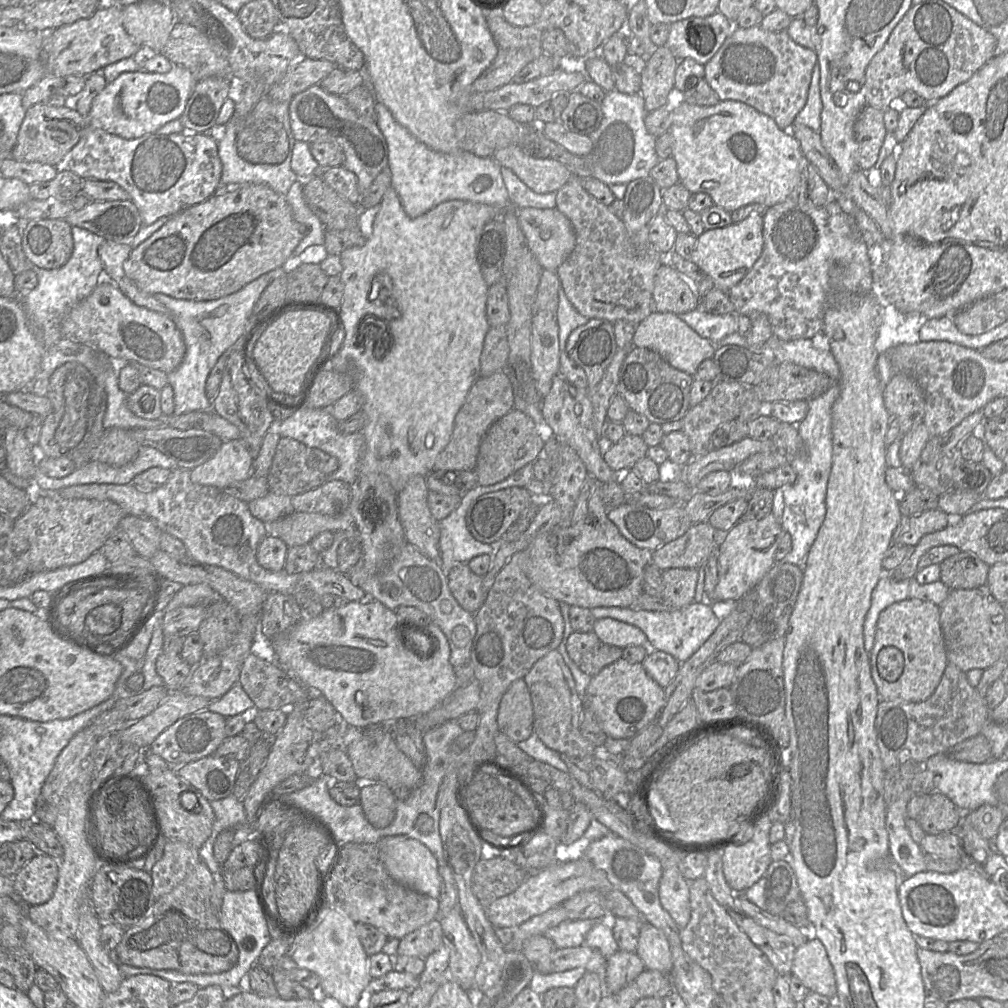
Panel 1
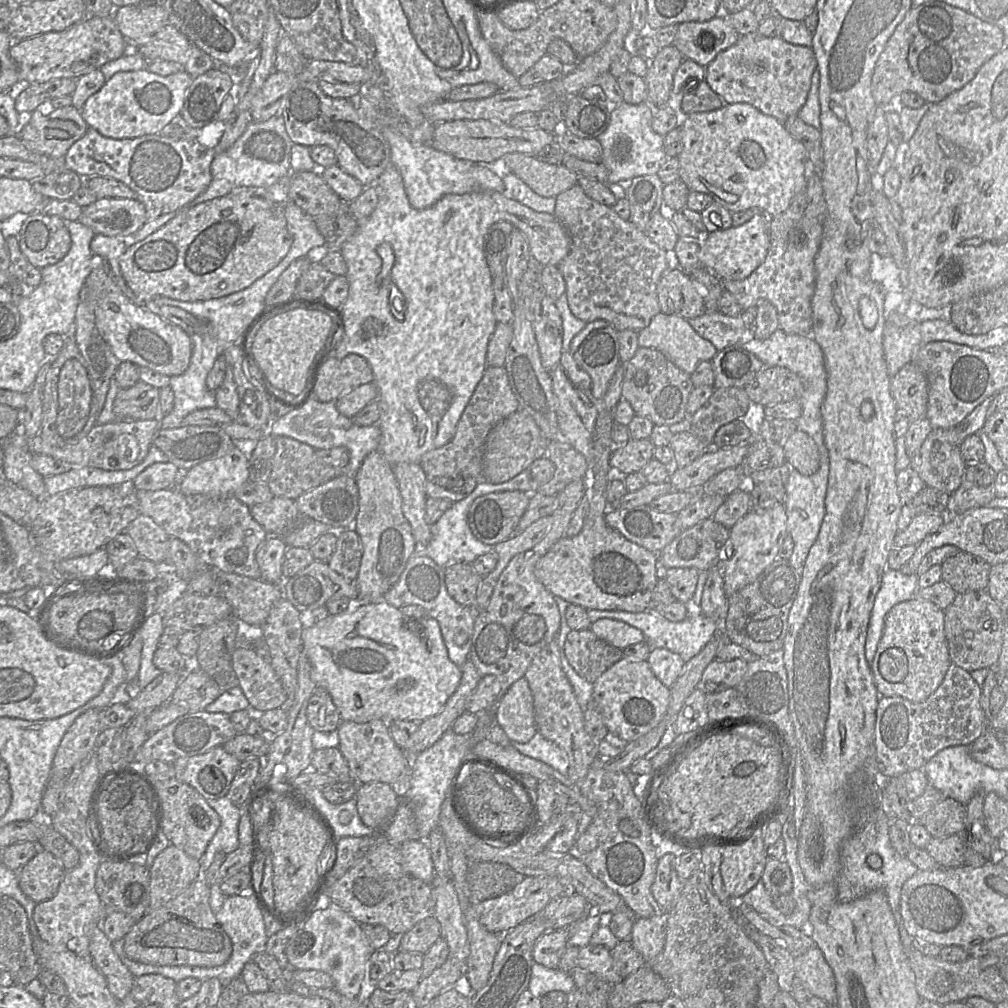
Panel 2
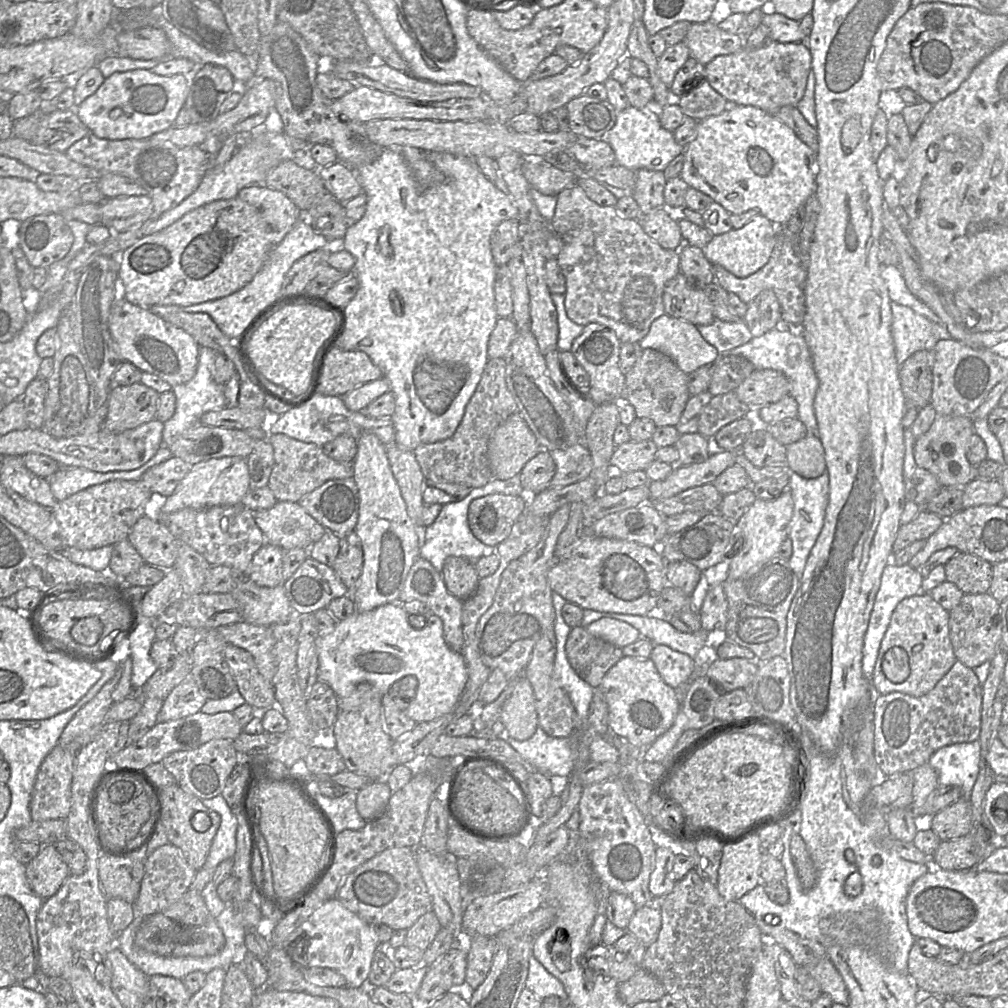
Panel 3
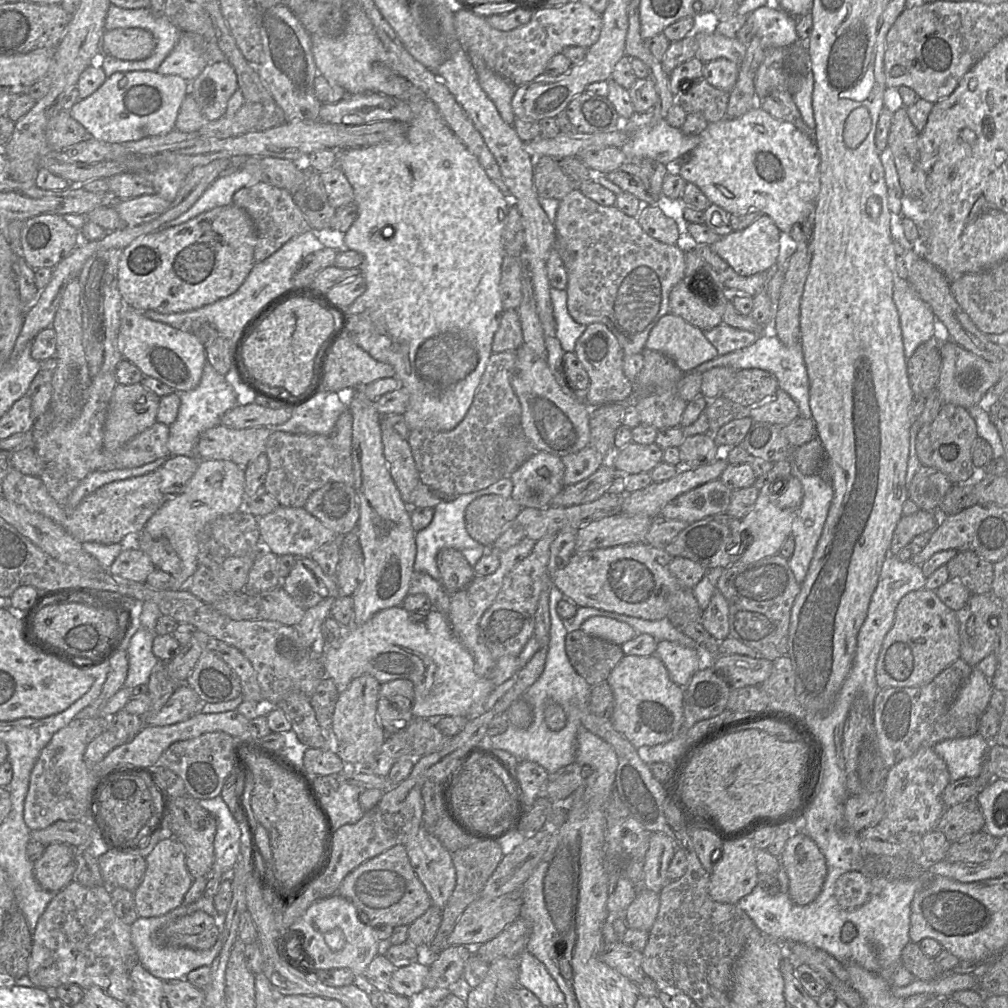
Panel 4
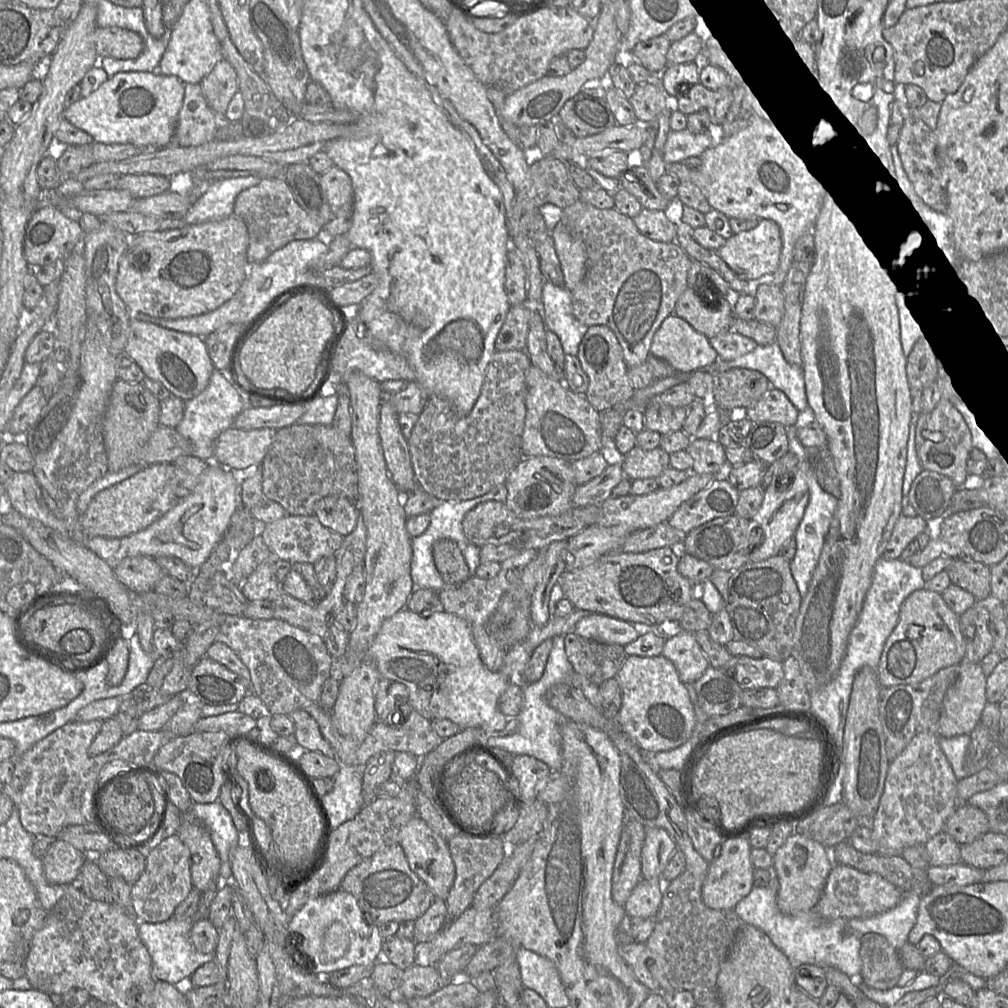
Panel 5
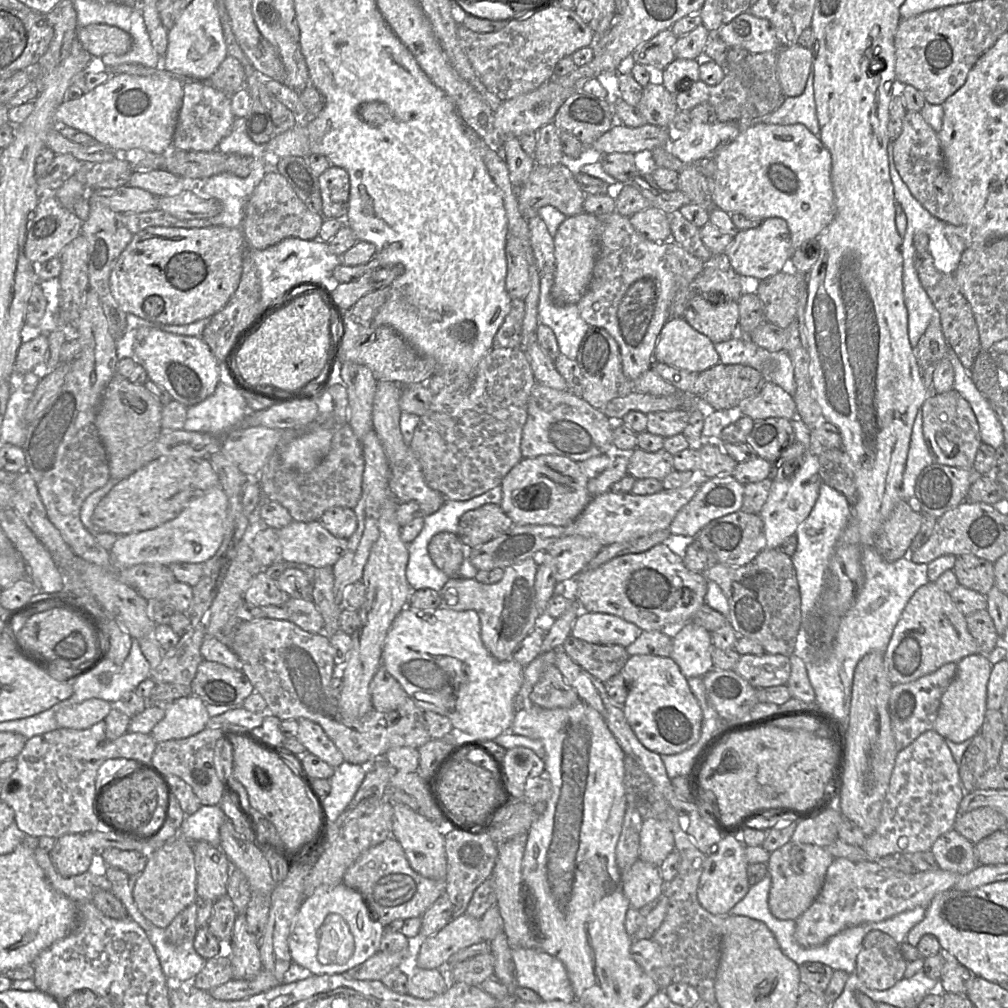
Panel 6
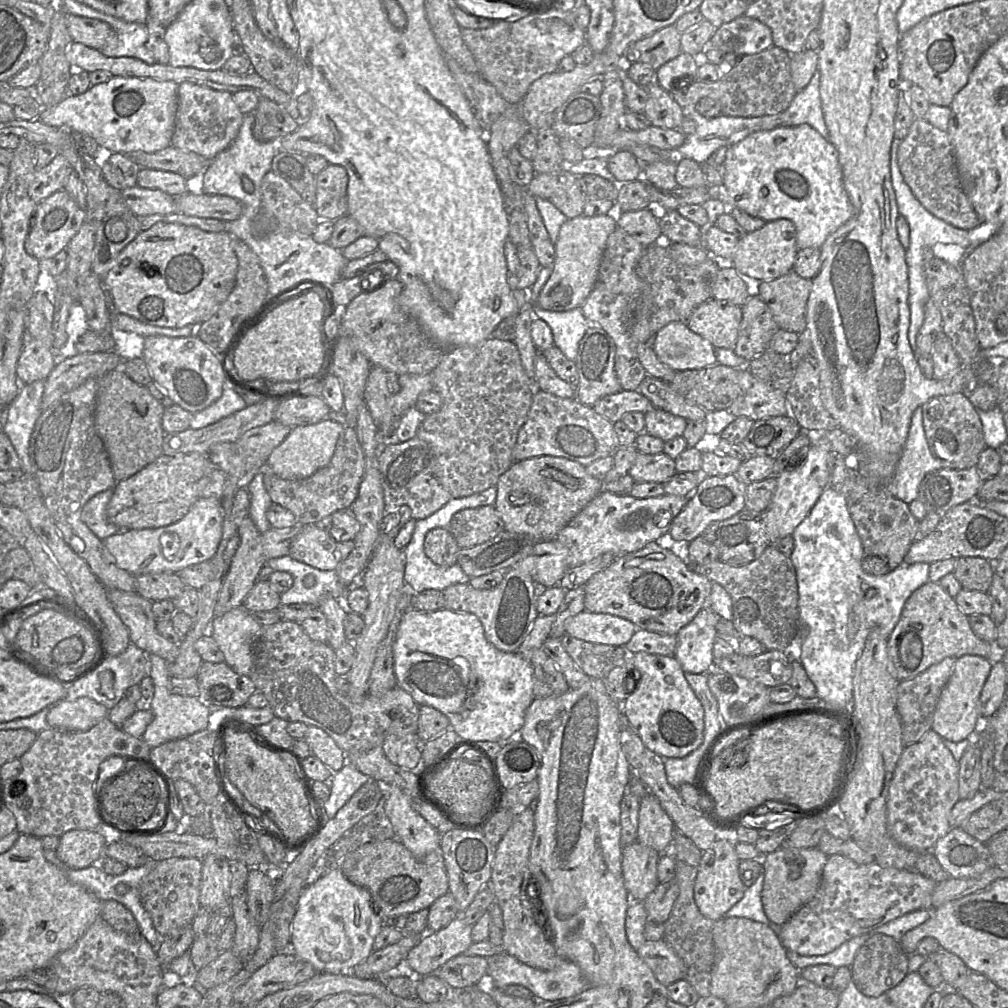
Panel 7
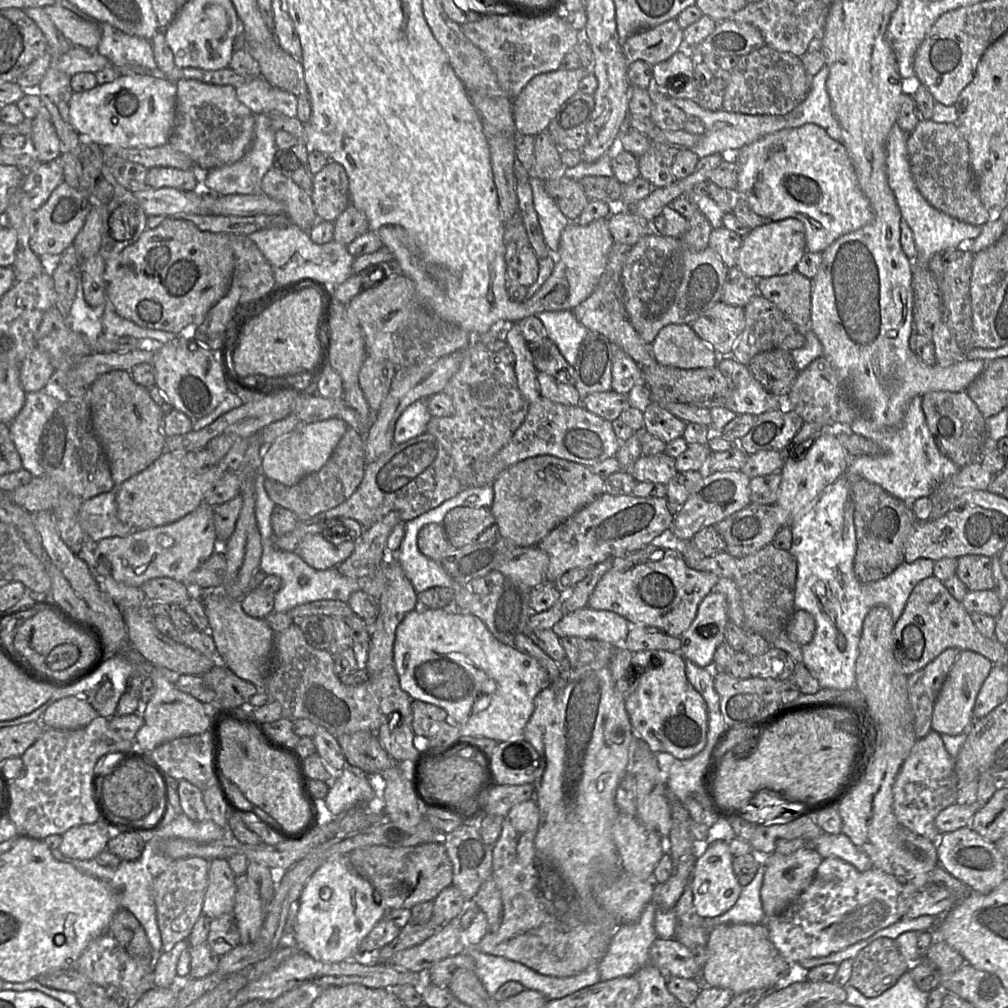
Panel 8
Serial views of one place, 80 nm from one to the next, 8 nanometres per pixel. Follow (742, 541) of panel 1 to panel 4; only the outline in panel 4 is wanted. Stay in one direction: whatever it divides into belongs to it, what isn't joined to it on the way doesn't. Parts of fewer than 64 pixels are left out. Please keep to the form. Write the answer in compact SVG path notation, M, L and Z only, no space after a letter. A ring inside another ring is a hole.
M791 476L777 493L773 493L769 487L763 487L753 509L741 519L751 534L751 544L735 564L751 564L777 555L784 541L791 536L792 523L802 503L802 498L802 484L794 476Z

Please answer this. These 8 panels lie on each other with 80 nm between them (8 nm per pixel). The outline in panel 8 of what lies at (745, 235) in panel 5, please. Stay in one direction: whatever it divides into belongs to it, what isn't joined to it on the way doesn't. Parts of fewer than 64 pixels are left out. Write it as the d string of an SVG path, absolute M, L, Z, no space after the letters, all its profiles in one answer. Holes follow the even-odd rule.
M786 218L780 221L767 221L764 225L751 229L743 237L736 267L747 277L755 280L783 275L796 270L806 251L806 231L800 220Z

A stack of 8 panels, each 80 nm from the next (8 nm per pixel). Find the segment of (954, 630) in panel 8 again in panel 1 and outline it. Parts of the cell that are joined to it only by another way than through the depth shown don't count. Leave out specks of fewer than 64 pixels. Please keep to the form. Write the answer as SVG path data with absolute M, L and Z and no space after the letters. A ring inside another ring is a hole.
M908 598L883 610L878 617L869 660L881 700L911 703L927 700L939 685L948 664L940 627L940 607Z

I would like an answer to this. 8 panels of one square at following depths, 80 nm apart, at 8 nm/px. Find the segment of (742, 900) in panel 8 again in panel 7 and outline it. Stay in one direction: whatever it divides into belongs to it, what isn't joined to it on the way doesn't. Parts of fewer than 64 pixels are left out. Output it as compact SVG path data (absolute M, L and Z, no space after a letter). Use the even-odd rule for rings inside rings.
M764 870L758 876L756 881L746 888L742 899L730 908L724 917L743 917L750 920L768 925L777 935L779 934L780 925L770 922L767 918L762 901L761 892L764 883Z

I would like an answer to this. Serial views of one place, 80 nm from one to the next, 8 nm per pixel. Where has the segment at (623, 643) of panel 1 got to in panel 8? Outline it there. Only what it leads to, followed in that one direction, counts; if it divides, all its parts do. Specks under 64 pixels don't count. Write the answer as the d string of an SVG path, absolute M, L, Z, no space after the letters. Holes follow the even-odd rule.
M580 608L557 622L552 630L559 637L581 637L623 645L631 625L622 616L608 610Z

